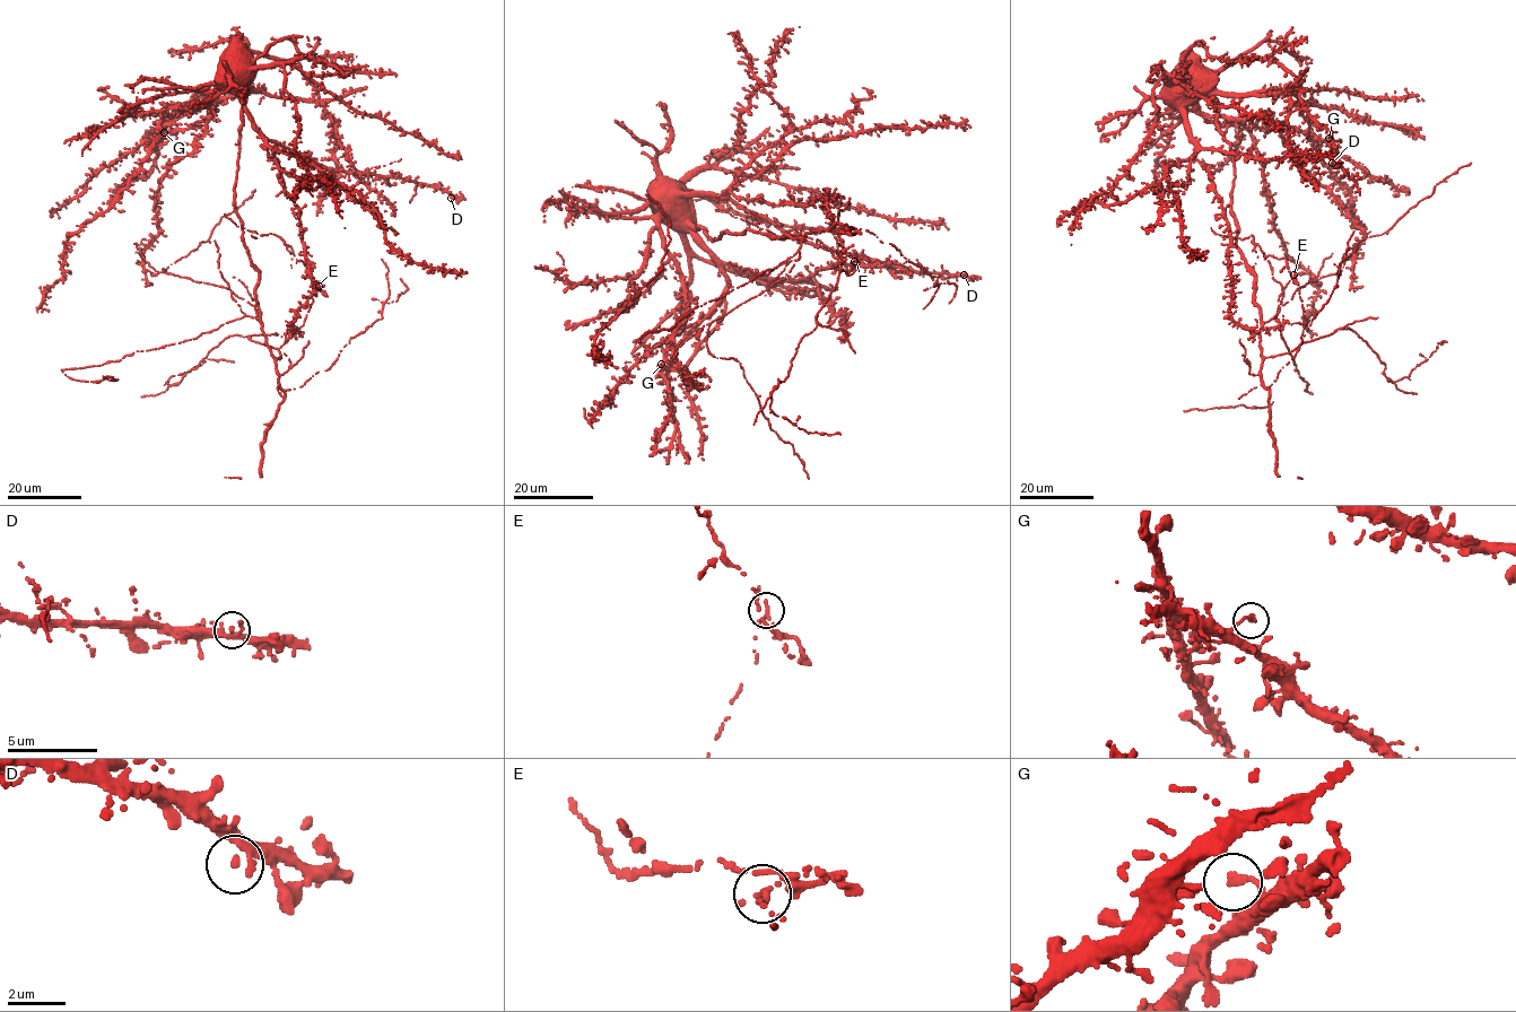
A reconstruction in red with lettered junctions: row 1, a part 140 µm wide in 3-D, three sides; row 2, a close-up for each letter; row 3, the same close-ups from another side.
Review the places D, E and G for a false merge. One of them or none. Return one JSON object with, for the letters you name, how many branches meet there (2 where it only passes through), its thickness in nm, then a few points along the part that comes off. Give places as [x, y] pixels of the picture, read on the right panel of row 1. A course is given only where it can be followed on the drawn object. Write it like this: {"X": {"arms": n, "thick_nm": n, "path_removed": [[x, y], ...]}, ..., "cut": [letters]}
{"E": {"arms": 1, "thick_nm": 320, "path_removed": [[1294, 275], [1292, 278], [1284, 258], [1265, 256], [1252, 235], [1231, 238], [1216, 234], [1211, 227]]}, "cut": ["E"]}

